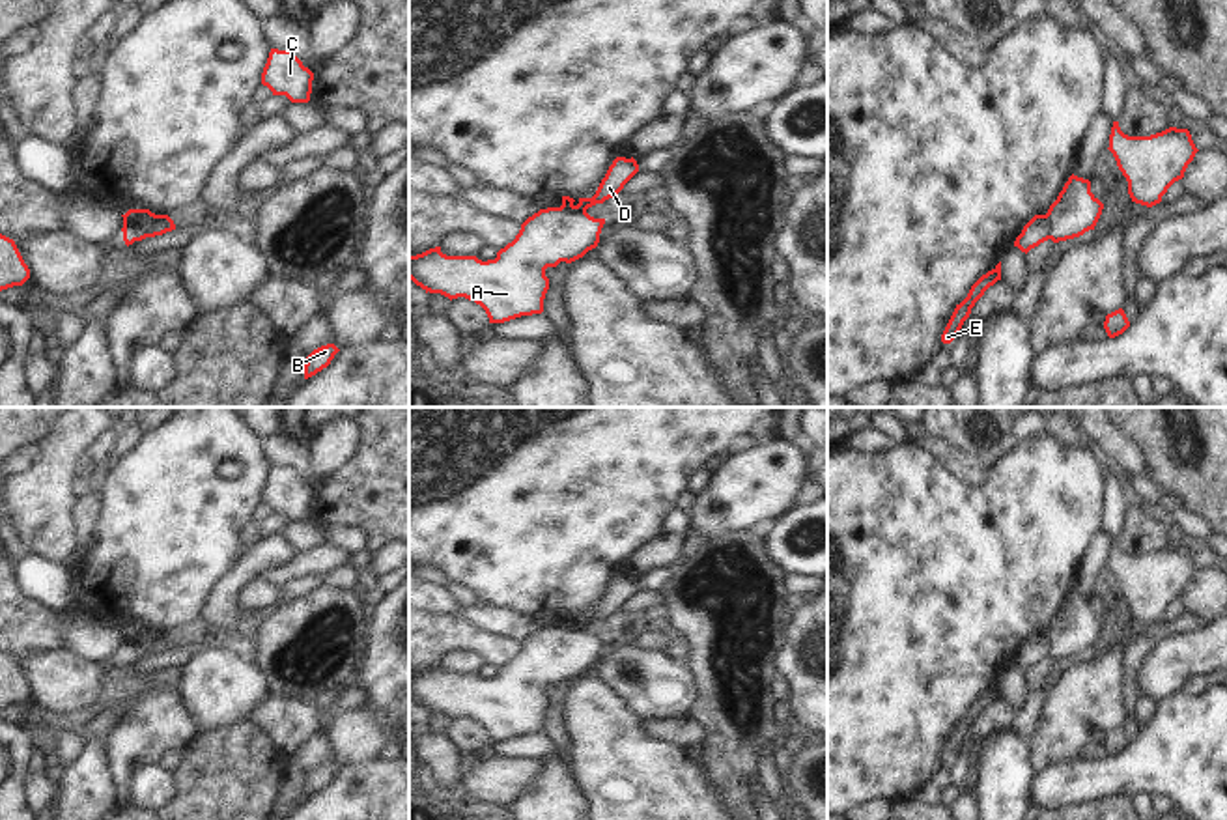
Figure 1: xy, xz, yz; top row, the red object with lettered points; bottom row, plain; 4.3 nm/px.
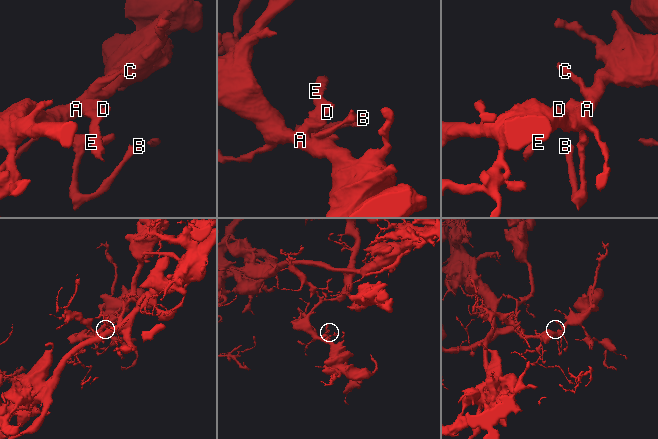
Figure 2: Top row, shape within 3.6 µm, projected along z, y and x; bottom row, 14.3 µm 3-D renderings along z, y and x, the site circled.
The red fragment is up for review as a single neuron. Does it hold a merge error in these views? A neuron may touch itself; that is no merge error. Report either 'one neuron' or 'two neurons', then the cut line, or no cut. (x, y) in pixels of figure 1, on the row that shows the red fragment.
two neurons; cut xy (157, 215), (146, 215), (131, 223), (139, 234), (137, 240)

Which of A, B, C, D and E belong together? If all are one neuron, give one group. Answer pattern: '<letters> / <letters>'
A B C / D E

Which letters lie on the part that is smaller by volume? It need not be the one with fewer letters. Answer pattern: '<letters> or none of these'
D, E

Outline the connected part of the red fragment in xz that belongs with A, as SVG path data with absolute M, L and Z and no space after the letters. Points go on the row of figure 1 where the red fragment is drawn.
M547 207L529 217L495 260L446 256L441 247L409 256L409 278L426 293L465 297L480 304L489 323L543 312L547 267L571 263L599 243L605 219L586 211Z

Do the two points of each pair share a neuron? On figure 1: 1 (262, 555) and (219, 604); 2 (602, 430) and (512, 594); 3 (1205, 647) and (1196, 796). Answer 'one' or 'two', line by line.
1: one
2: one
3: two

